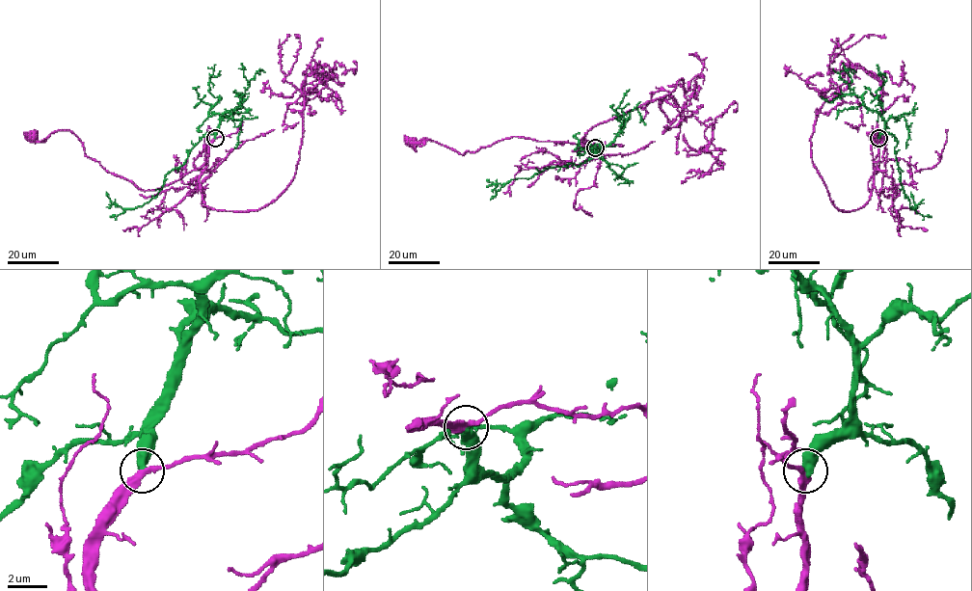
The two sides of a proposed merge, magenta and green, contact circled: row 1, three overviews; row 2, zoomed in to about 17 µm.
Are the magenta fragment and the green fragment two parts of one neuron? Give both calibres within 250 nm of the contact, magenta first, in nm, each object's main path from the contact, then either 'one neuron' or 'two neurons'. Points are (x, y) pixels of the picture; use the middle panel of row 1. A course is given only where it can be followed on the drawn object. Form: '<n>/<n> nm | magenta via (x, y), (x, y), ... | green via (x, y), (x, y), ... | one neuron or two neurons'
320/500 nm | magenta via (595, 147), (588, 147), (584, 143), (511, 136), (463, 154), (429, 140), (413, 142) | green via (595, 147), (593, 156), (579, 166), (572, 163), (550, 167), (530, 177), (501, 184), (487, 179) | one neuron

